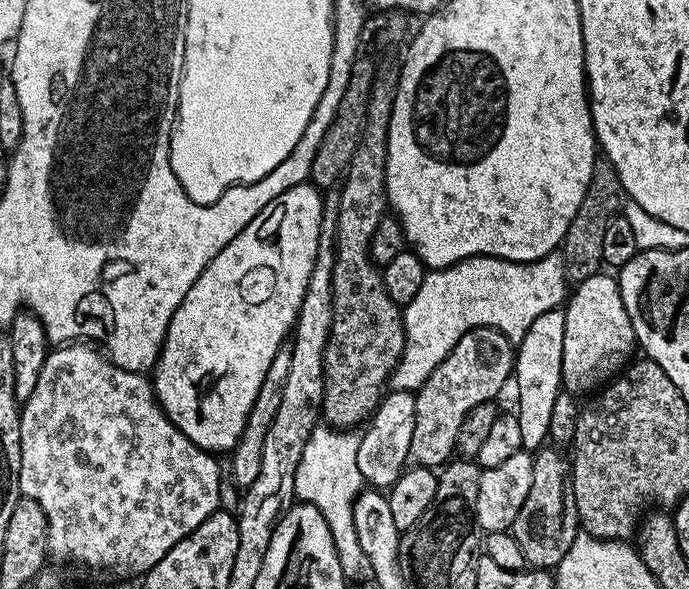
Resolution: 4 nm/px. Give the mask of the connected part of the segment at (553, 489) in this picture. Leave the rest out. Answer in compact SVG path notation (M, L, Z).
M544 446L533 455L534 479L530 482L526 502L522 502L522 510L518 510L518 518L514 518L510 529L514 542L518 542L522 550L525 565L532 570L555 570L578 535L576 503L570 491L570 460L560 452L563 451L559 447Z

